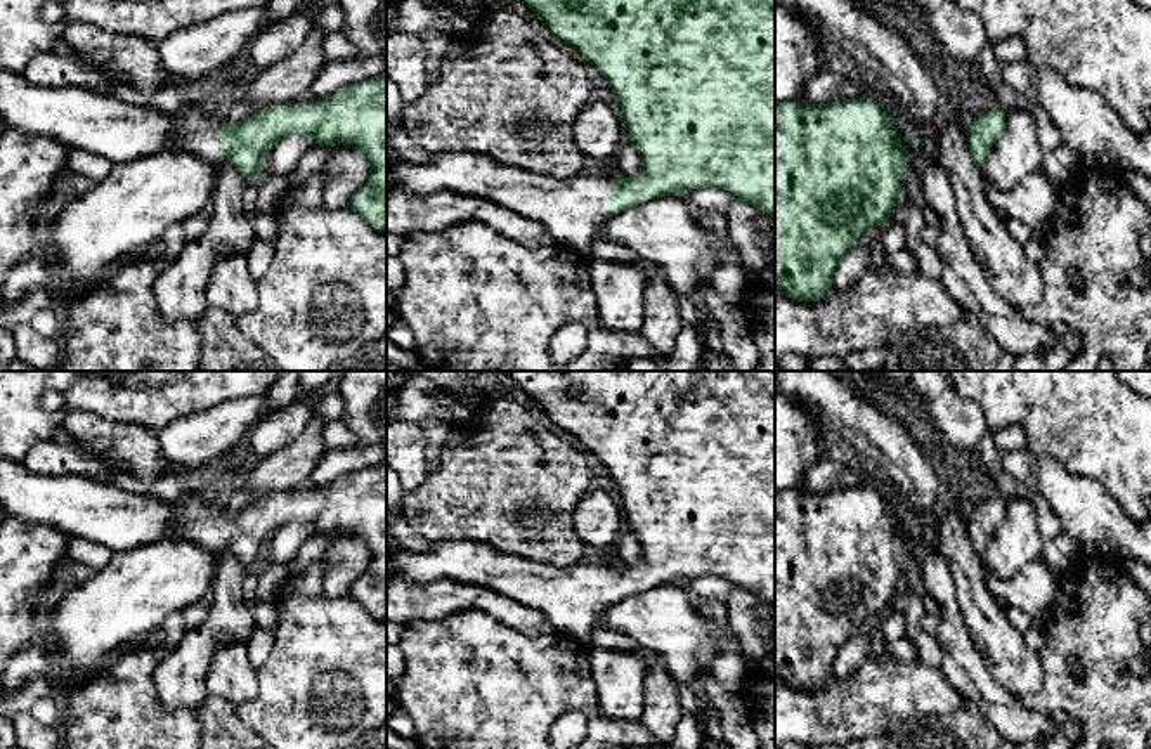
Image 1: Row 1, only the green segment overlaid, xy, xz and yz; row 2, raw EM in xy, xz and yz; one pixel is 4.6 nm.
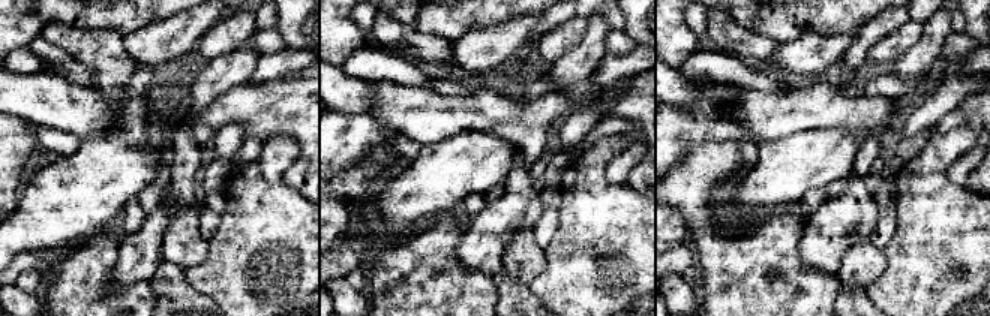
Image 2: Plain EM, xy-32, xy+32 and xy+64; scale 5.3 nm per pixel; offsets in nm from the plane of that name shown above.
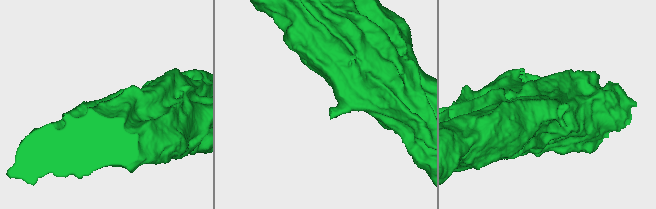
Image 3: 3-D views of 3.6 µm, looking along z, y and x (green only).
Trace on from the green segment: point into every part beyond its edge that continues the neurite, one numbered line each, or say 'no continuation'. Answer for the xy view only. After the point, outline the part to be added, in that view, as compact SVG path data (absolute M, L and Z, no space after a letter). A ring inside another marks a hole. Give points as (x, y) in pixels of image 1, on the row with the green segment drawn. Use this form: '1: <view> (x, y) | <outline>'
1: xy (82, 118) | M0 68L0 120L24 134L50 135L64 146L101 154L113 165L163 151L170 134L177 137L182 151L217 161L222 111L191 104L175 113L144 109L81 87L40 87Z

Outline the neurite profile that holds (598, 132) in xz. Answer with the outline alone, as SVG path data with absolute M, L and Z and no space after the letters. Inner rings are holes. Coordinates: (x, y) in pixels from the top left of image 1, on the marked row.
M588 102L574 123L574 140L588 158L612 161L626 142L621 114L607 102Z

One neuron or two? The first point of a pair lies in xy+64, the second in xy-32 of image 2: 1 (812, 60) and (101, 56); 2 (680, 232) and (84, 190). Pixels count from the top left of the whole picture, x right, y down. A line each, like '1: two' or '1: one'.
1: two
2: two

